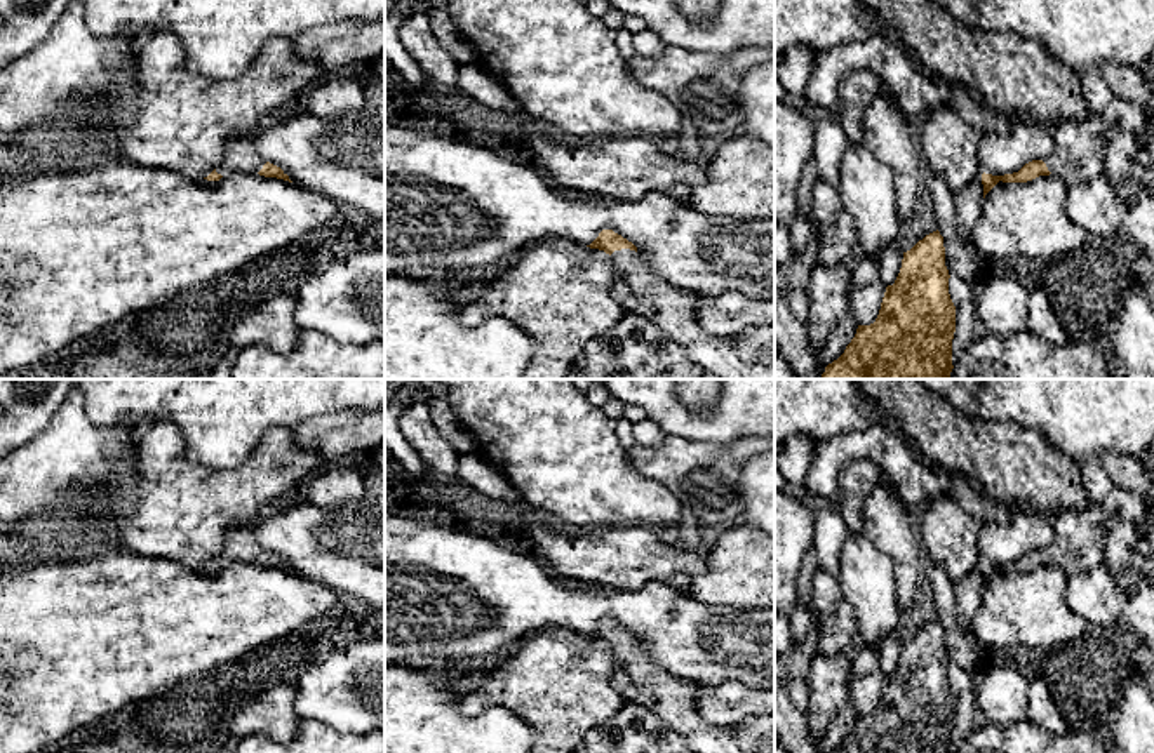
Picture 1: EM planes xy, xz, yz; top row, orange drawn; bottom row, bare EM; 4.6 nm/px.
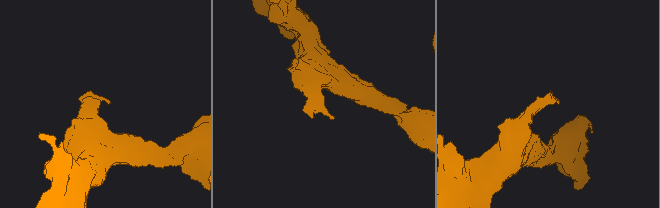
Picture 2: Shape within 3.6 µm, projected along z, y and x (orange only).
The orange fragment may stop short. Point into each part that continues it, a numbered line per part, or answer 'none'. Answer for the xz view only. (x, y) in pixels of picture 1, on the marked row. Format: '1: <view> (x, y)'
1: xz (637, 287)

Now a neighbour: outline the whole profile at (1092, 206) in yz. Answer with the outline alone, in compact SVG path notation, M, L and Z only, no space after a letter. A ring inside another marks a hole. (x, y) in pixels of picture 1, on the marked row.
M1105 176L1069 186L1065 212L1090 240L1105 242L1121 235L1117 198Z

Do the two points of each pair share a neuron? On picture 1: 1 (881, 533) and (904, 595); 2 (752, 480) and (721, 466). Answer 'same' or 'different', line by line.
1: same
2: different

